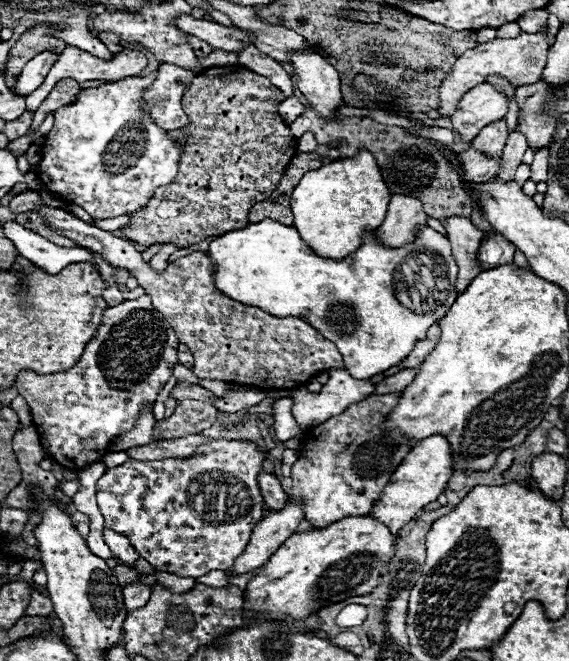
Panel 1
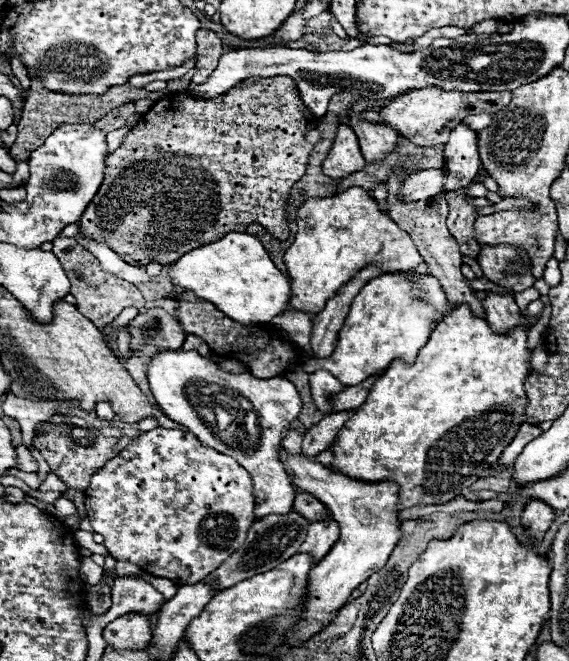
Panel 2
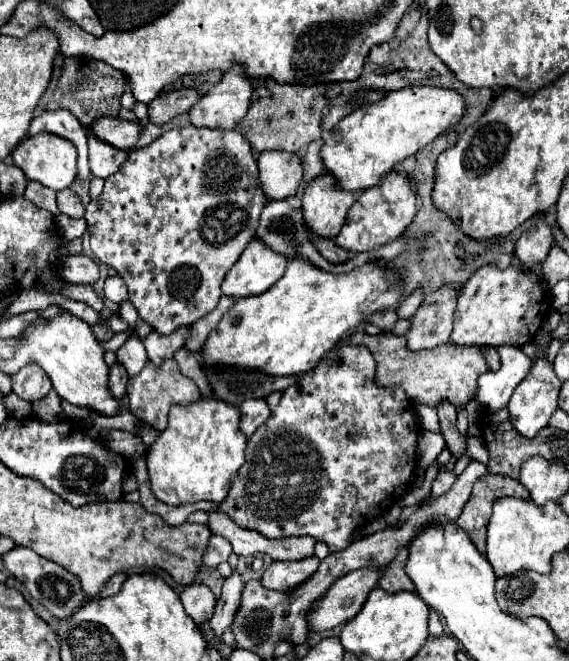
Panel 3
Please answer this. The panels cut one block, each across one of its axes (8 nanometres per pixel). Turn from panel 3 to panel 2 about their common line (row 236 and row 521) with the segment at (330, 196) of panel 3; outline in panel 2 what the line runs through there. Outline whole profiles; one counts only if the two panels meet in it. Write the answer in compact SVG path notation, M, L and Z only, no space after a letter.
M328 516L322 522L312 522L308 528L308 536L304 540L304 544L300 546L302 554L312 554L316 562L320 562L326 552L334 546L334 542L338 540L338 524L334 522L332 516Z

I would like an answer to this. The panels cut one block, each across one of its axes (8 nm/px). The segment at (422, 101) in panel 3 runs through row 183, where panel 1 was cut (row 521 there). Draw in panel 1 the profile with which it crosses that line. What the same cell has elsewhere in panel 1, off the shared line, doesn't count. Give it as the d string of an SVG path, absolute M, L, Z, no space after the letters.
M346 516L344 520L338 520L326 528L320 530L308 530L300 534L292 534L266 562L266 568L256 574L248 588L246 588L246 602L244 602L244 620L250 620L252 616L270 616L270 618L284 618L292 616L296 620L306 618L314 612L318 612L324 606L342 602L350 596L362 596L372 592L378 586L380 570L384 564L392 560L396 554L396 536L384 526L382 522L370 518L370 516Z

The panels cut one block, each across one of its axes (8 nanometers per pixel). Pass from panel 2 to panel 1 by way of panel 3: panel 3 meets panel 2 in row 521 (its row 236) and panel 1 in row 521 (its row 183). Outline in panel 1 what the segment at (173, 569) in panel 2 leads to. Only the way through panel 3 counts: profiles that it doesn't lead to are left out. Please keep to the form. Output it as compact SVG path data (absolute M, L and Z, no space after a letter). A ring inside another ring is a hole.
M214 440L212 444L200 446L200 450L192 458L166 458L166 460L154 460L154 462L140 462L140 460L130 458L124 464L112 468L112 470L106 470L104 476L98 482L96 496L98 496L100 512L104 516L104 524L108 528L128 536L128 540L136 548L136 552L142 558L146 558L158 572L170 572L170 574L176 574L176 576L182 576L182 578L200 578L200 576L208 574L210 570L228 570L234 564L234 560L248 546L248 540L250 540L254 526L266 514L266 506L264 506L262 494L260 494L260 488L258 488L258 482L256 482L256 476L262 472L262 460L264 460L264 452L258 448L256 442L250 442L250 440ZM216 470L232 474L232 476L216 476Z

